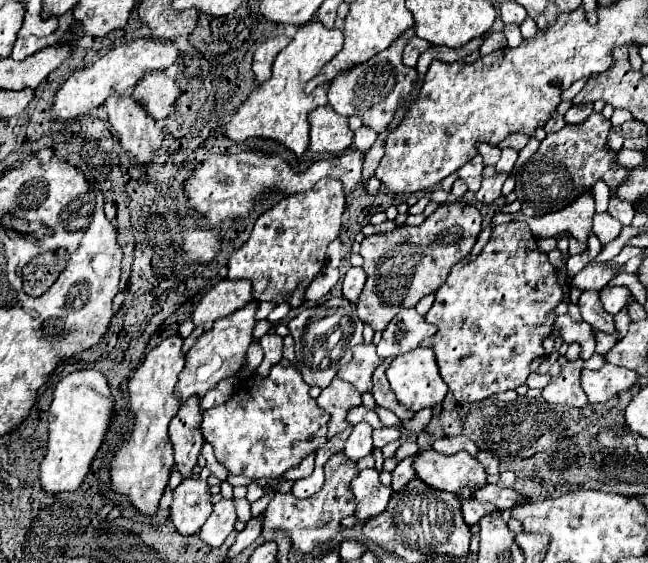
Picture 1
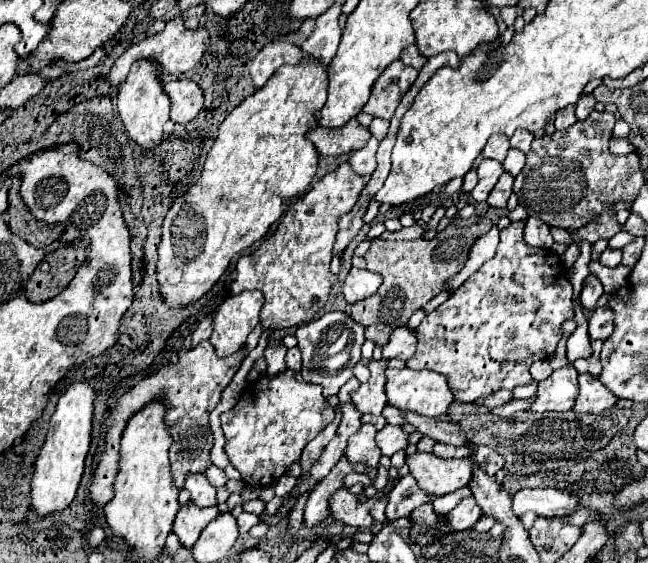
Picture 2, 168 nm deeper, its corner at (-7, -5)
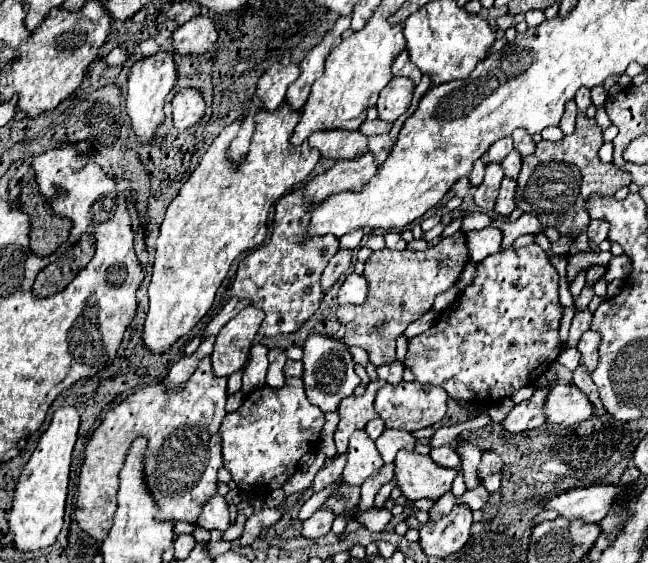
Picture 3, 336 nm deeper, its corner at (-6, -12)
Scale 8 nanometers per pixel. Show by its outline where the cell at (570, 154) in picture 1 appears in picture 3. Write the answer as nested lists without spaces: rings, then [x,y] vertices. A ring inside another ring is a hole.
[[[585,114],[577,116],[577,126],[571,136],[563,136],[559,142],[537,144],[537,150],[523,158],[523,168],[517,178],[515,202],[523,212],[533,214],[543,226],[553,226],[561,234],[569,234],[577,238],[587,230],[589,216],[583,204],[587,204],[587,196],[613,196],[619,188],[631,184],[631,176],[623,172],[623,168],[615,164],[603,164],[597,156],[603,144],[603,132],[595,118],[587,118]]]

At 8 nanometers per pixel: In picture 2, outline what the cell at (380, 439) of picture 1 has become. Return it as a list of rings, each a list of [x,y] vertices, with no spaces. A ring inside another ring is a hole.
[[[384,425],[384,429],[376,433],[376,445],[380,447],[382,455],[392,457],[396,451],[404,451],[408,447],[408,435],[402,431],[402,427]]]

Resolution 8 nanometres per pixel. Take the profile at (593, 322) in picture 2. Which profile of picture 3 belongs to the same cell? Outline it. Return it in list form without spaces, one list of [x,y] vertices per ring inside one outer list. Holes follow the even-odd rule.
[[[587,330],[583,336],[581,336],[581,340],[579,340],[579,344],[577,344],[577,350],[583,354],[581,356],[581,362],[589,368],[589,370],[595,370],[595,366],[597,366],[597,360],[599,360],[599,332],[595,332],[595,330]]]

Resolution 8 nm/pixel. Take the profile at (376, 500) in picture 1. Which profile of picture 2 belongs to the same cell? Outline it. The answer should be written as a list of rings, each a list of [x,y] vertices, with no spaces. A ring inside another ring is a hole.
[[[392,479],[388,481],[388,485],[384,487],[384,491],[378,491],[374,497],[370,497],[366,503],[358,503],[356,501],[356,495],[352,495],[348,489],[338,489],[328,505],[330,505],[330,515],[346,525],[352,525],[352,527],[360,527],[360,529],[370,529],[372,525],[372,517],[370,517],[370,507],[376,499],[380,499],[382,495],[386,495],[386,491],[390,491],[392,487]]]

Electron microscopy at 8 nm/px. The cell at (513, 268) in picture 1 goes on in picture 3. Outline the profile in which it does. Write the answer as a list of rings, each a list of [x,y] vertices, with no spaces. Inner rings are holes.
[[[531,244],[527,248],[519,248],[515,250],[513,246],[507,248],[507,250],[501,250],[497,254],[491,254],[487,256],[483,262],[477,264],[477,272],[475,272],[475,278],[473,282],[463,290],[461,298],[457,298],[457,302],[437,320],[437,324],[433,324],[427,332],[415,336],[409,340],[409,348],[407,348],[407,356],[405,356],[405,366],[415,374],[415,380],[419,382],[431,382],[435,386],[441,386],[453,400],[459,400],[459,402],[479,402],[479,404],[493,404],[501,398],[507,398],[507,396],[513,396],[519,388],[523,386],[529,386],[535,382],[535,370],[539,368],[545,368],[549,366],[561,352],[561,342],[559,342],[559,324],[561,324],[561,318],[563,318],[563,306],[559,302],[559,274],[557,270],[551,266],[547,254],[537,246],[537,244]]]

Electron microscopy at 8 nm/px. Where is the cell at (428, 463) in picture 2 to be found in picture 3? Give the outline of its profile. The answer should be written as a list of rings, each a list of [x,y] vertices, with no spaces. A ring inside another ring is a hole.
[[[399,450],[395,458],[395,478],[403,496],[413,500],[427,498],[439,500],[439,496],[451,490],[457,476],[455,468],[437,466],[429,456]]]

